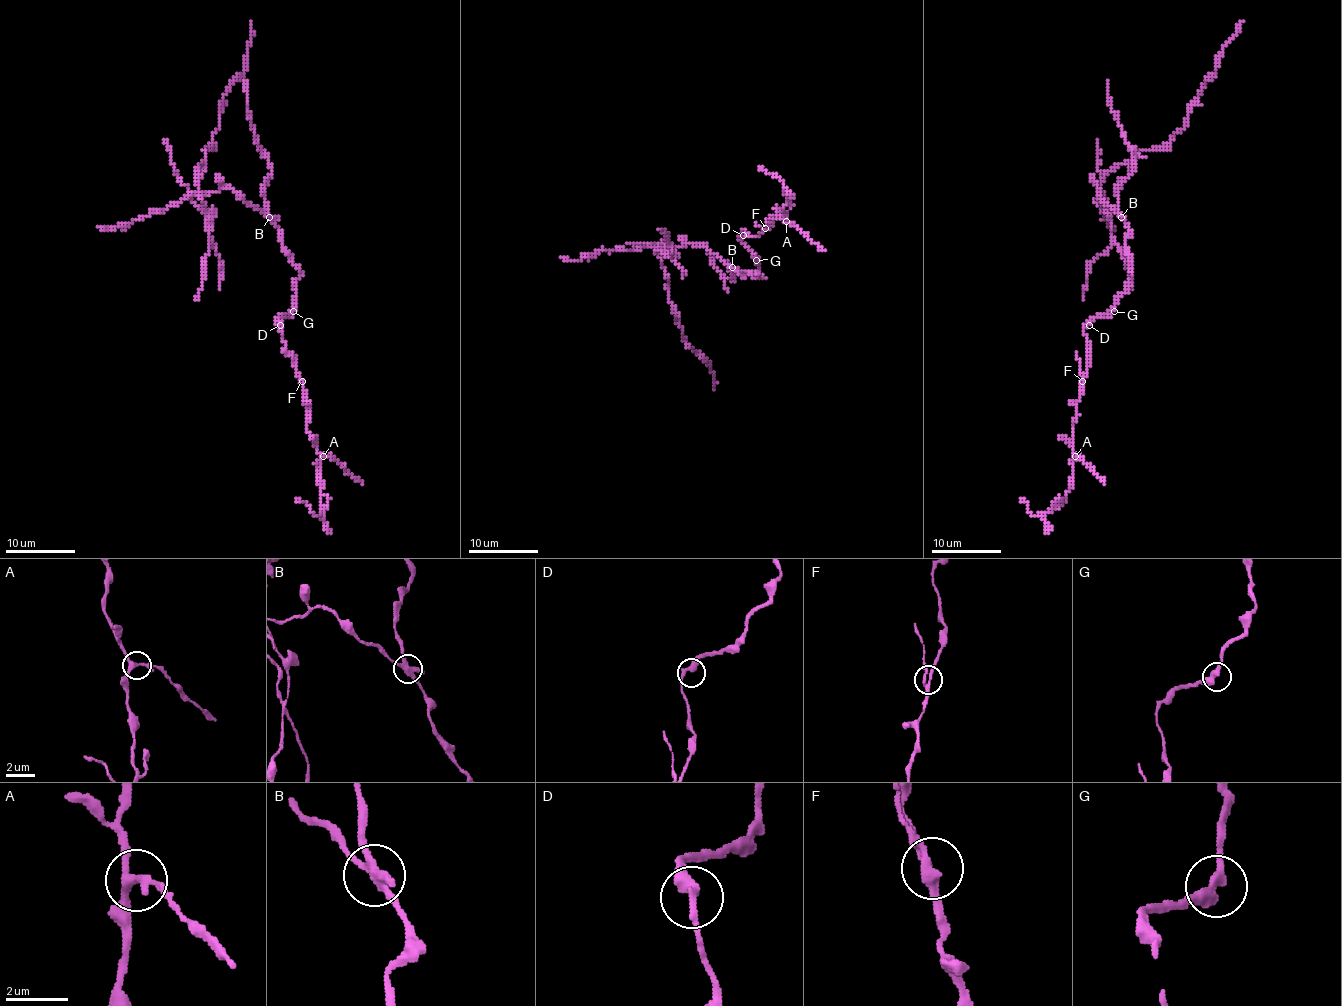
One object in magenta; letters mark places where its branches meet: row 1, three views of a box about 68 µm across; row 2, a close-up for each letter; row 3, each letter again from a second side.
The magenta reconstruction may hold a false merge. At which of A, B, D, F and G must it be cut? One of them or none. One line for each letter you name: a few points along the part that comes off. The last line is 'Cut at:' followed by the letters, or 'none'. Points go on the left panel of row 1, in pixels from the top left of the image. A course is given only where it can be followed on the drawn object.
B: foreign part runs (269, 217), (232, 189), (205, 194), (198, 182), (198, 168), (219, 125), (220, 102), (245, 69), (250, 22)
Cut at: B

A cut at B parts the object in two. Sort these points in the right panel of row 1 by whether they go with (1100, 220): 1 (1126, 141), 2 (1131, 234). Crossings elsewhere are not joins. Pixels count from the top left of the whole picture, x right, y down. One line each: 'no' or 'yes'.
1: no
2: no

